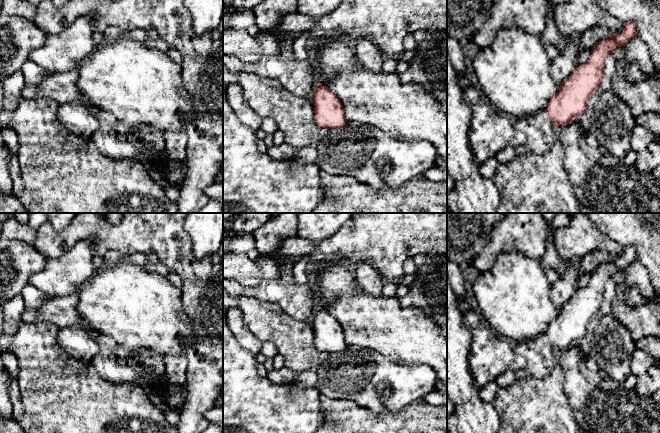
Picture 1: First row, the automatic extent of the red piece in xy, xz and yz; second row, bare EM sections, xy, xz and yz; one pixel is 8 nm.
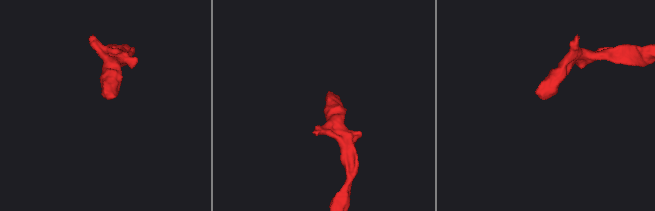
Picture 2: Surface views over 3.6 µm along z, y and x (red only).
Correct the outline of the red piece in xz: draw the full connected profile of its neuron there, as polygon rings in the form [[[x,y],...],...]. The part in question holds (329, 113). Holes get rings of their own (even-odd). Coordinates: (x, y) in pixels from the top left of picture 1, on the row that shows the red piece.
[[[317,85],[311,101],[318,126],[326,129],[339,129],[346,125],[347,120],[342,103],[325,85]]]

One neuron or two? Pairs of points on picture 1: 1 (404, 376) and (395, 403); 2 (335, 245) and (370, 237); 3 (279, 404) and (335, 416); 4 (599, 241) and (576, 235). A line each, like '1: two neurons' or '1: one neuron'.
1: one neuron
2: one neuron
3: two neurons
4: one neuron

